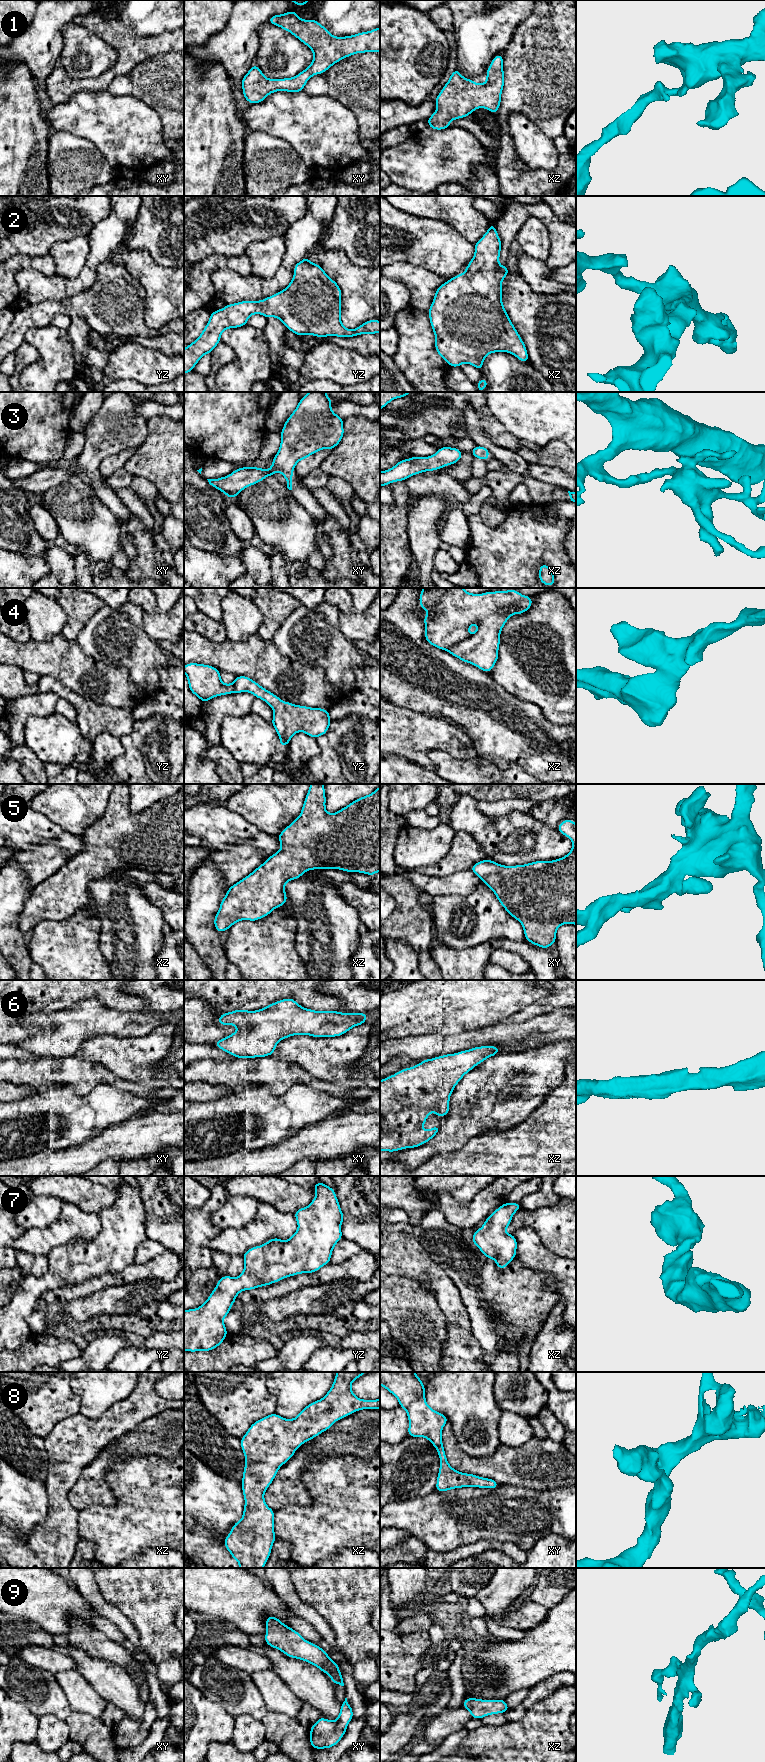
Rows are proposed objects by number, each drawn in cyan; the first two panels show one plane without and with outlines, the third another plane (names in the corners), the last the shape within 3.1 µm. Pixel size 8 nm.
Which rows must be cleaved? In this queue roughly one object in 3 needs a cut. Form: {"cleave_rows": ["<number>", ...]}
{"cleave_rows": []}

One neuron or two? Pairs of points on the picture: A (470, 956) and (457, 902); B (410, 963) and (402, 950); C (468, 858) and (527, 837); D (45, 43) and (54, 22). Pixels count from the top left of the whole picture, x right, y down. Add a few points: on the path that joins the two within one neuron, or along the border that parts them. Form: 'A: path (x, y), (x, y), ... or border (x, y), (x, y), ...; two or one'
A: border (490, 940), (462, 949), (452, 949), (445, 945); two
B: path (407, 960), (402, 953); one
C: border (469, 834), (481, 846), (488, 858); two
D: path (45, 38), (45, 31), (49, 27); one

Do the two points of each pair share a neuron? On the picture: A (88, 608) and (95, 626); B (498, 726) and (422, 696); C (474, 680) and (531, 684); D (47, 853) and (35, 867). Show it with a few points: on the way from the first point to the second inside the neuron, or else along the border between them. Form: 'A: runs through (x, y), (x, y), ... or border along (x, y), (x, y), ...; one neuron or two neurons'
A: border along (104, 604), (91, 616), (77, 635); two neurons
B: runs through (479, 712), (463, 708), (450, 708), (441, 701); one neuron
C: border along (490, 672), (491, 676), (498, 683), (516, 695); two neurons
D: runs through (46, 856), (38, 864); one neuron

